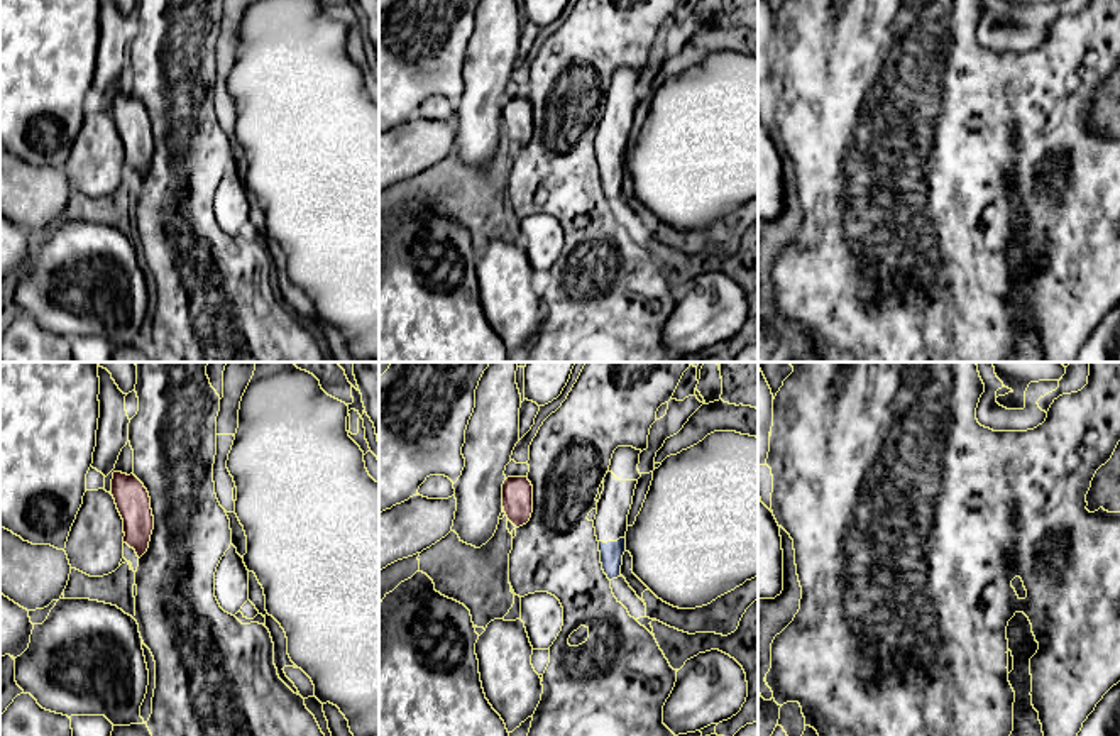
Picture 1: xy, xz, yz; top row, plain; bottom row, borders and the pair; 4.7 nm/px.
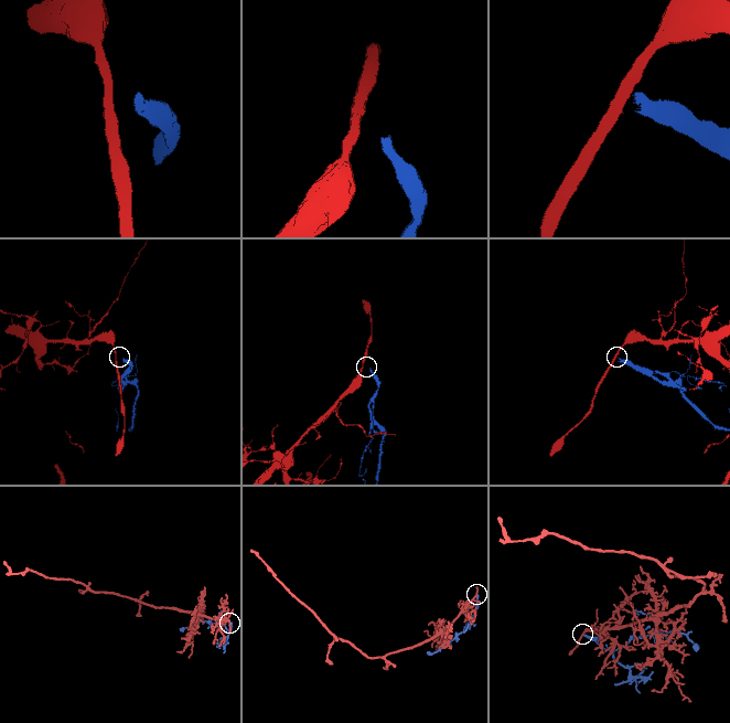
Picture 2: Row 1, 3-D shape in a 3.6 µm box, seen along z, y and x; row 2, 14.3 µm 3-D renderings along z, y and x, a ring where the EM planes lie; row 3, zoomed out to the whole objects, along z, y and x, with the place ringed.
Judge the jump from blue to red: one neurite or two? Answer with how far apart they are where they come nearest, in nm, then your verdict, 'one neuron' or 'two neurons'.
340 nm apart; two neurons

